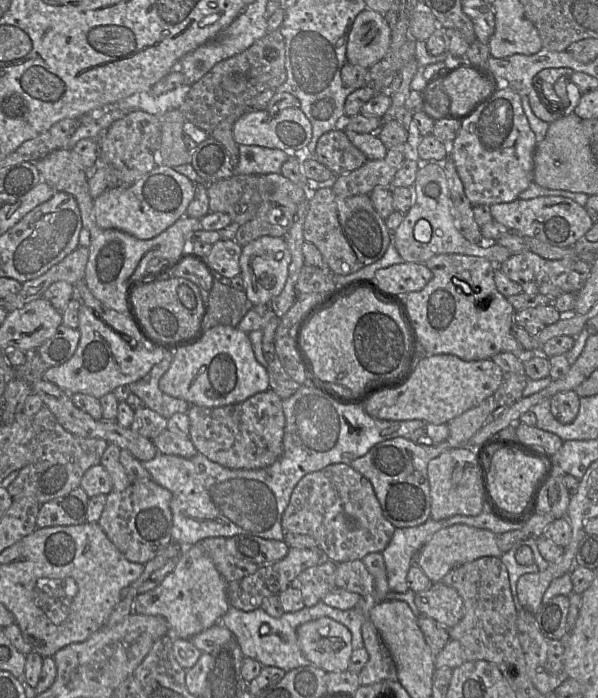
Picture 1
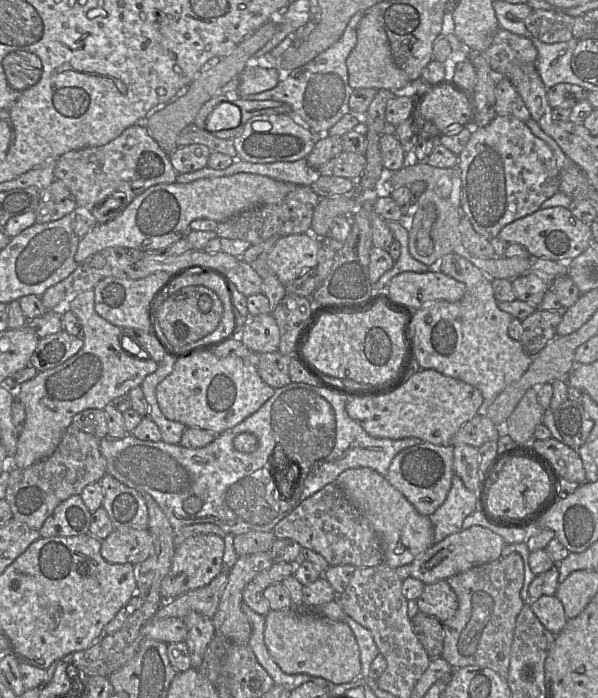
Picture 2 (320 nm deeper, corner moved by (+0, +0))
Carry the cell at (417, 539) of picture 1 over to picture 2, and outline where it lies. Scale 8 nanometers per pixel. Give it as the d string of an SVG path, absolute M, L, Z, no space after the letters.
M454 474L451 488L443 504L429 516L434 528L434 543L463 530L464 519L476 511L476 493L467 489Z

